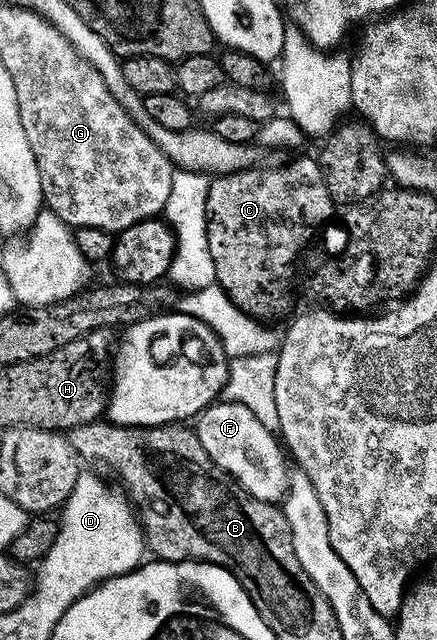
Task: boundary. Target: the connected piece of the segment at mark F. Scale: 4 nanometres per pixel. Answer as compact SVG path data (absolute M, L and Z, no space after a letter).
M214 401L200 415L196 416L195 423L197 423L197 427L195 426L197 440L201 442L201 447L211 457L211 461L223 468L225 474L235 480L247 494L274 504L284 500L291 478L291 467L285 464L286 452L283 450L278 436L274 432L268 431L259 421L259 417L255 417L255 413L251 413L251 409L247 409L247 405L232 401Z

